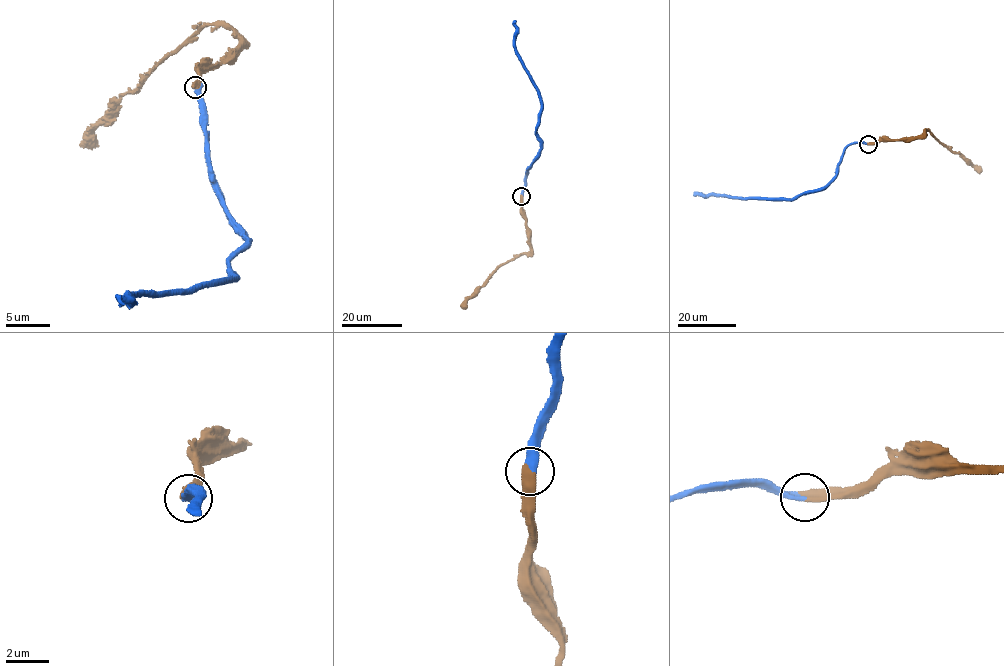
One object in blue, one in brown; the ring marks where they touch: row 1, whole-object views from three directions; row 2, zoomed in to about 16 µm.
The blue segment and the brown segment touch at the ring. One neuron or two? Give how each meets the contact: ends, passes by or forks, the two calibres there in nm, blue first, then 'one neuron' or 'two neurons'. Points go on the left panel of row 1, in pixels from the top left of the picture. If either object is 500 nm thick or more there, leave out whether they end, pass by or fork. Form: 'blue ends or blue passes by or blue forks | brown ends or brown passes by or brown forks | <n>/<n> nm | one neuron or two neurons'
360/500 nm | one neuron

